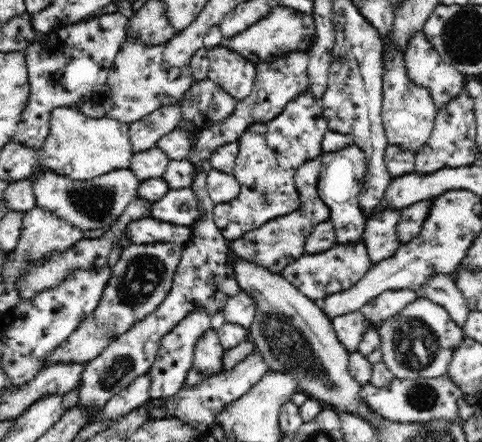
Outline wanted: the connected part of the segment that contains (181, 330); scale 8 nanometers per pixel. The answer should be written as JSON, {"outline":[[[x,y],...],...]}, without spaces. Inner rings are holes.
{"outline":[[[194,308],[168,334],[164,335],[164,338],[161,340],[159,353],[156,355],[150,370],[152,384],[149,393],[151,398],[169,398],[183,388],[184,376],[186,376],[188,368],[193,367],[192,358],[196,342],[198,342],[200,334],[211,327],[210,317],[205,310]]]}

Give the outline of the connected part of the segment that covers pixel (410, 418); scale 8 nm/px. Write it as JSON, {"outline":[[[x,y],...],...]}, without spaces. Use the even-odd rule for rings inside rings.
{"outline":[[[442,374],[439,378],[416,378],[416,380],[394,380],[384,388],[374,387],[367,383],[362,385],[362,401],[372,409],[378,417],[390,422],[404,424],[427,423],[430,421],[462,422],[459,416],[459,398],[463,396],[460,388],[450,379],[450,375]]]}

